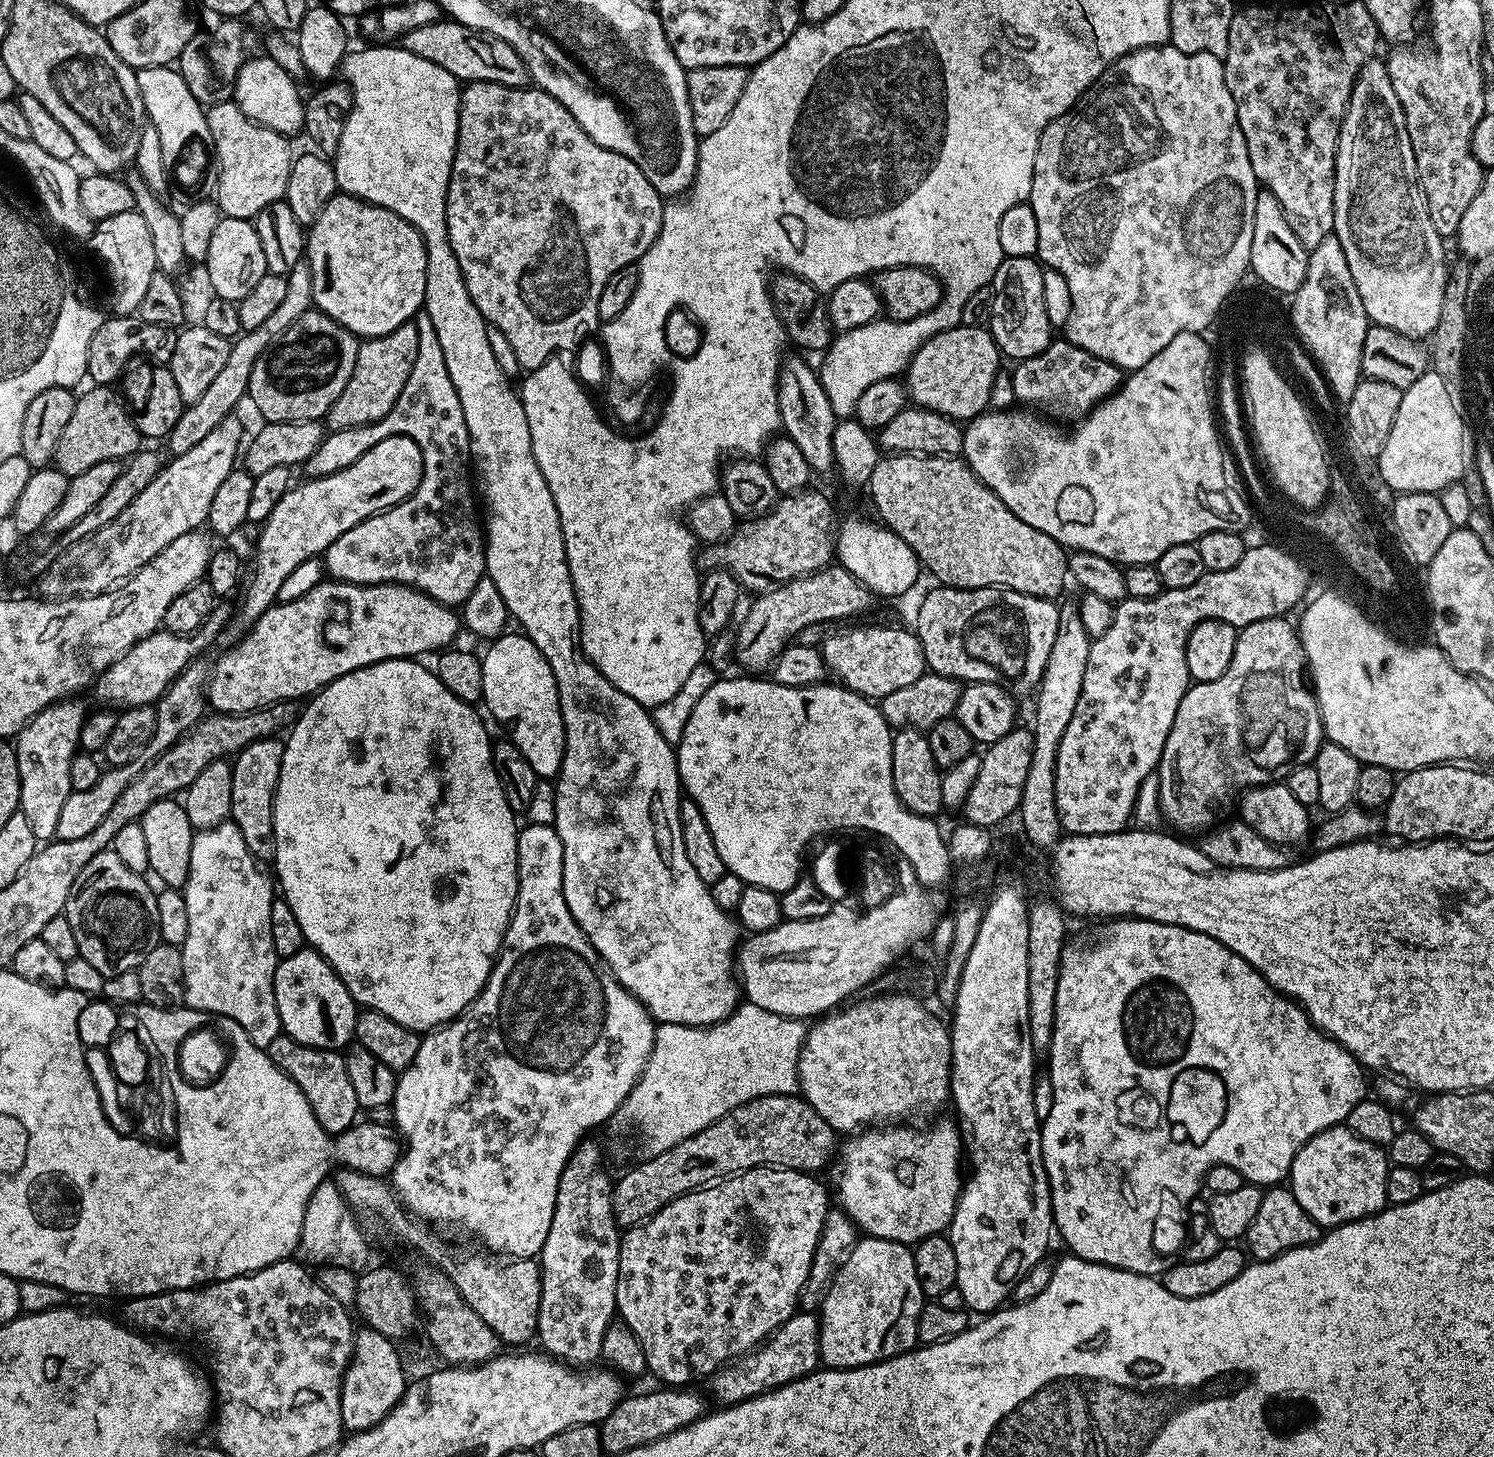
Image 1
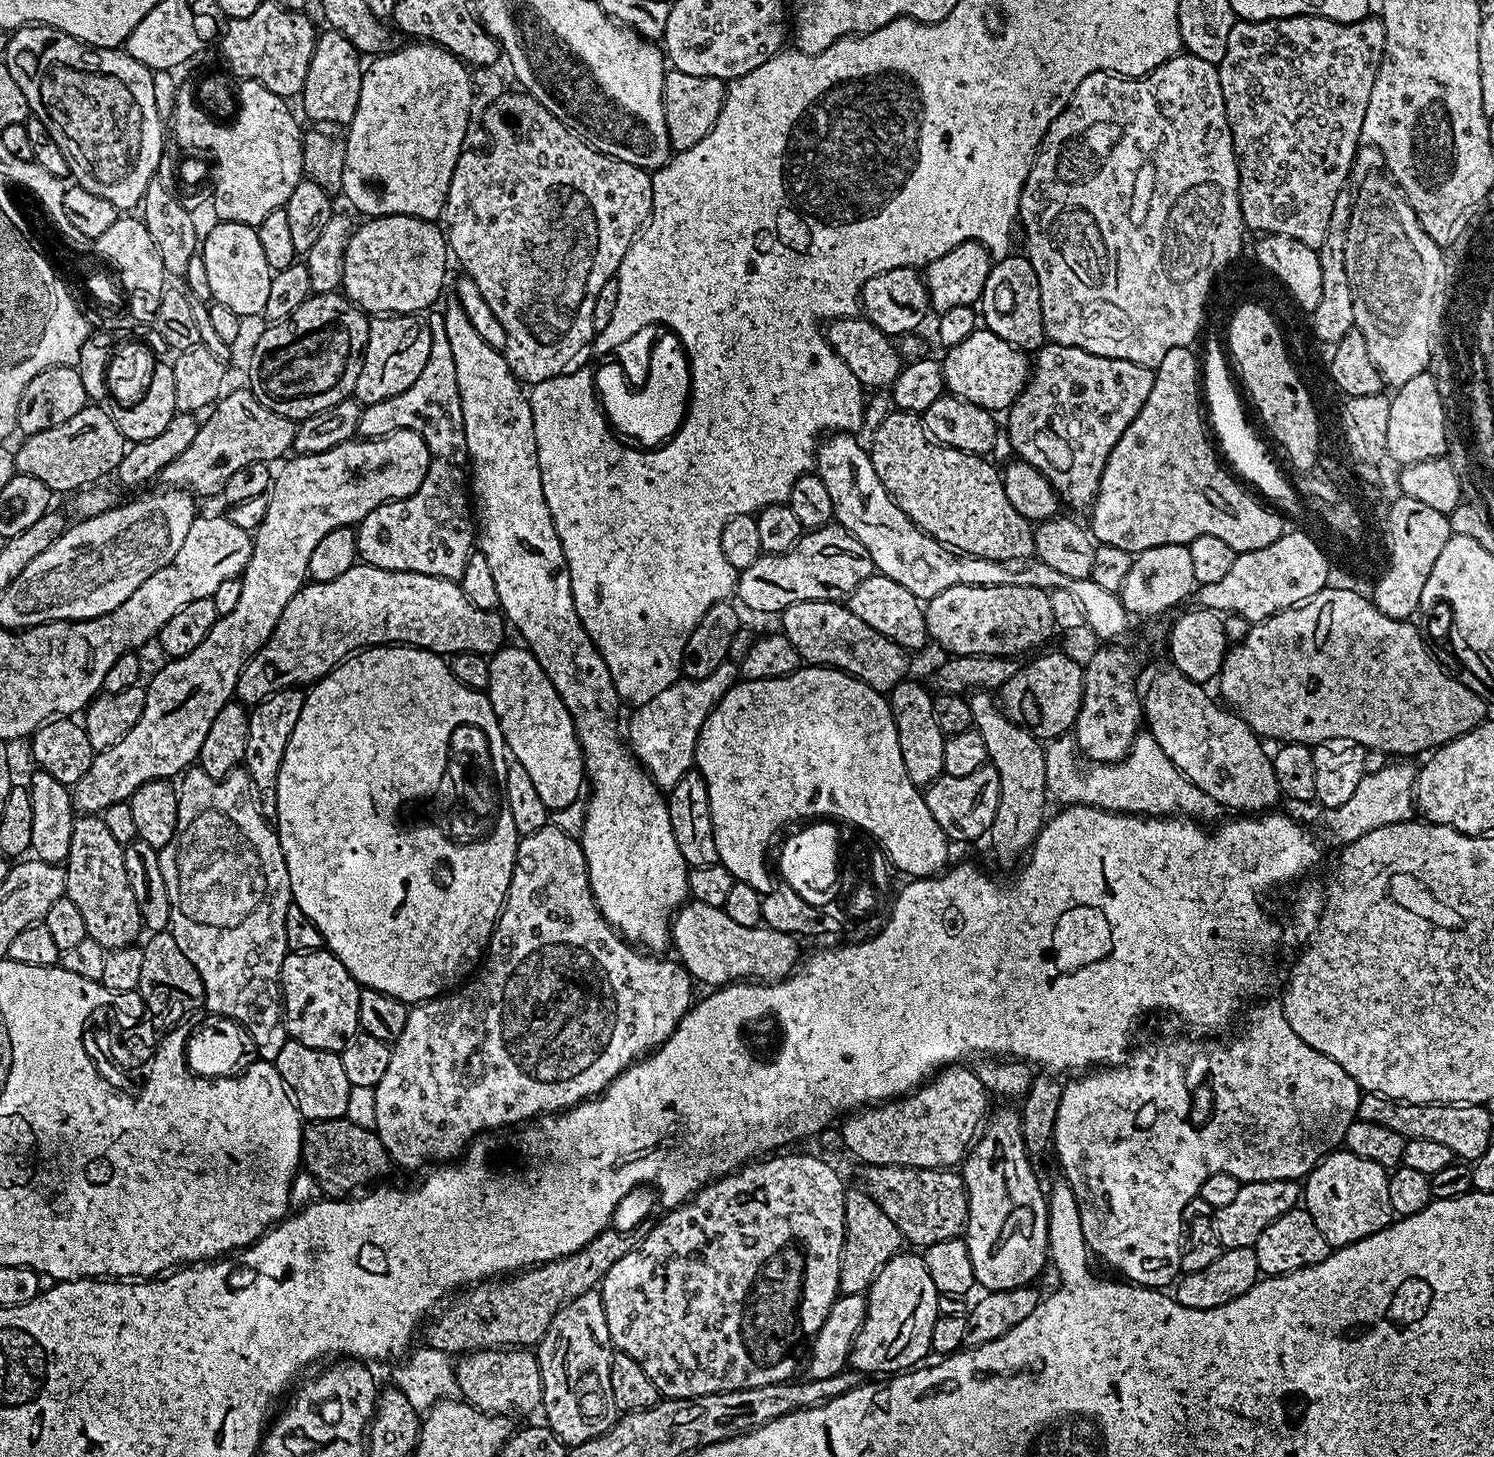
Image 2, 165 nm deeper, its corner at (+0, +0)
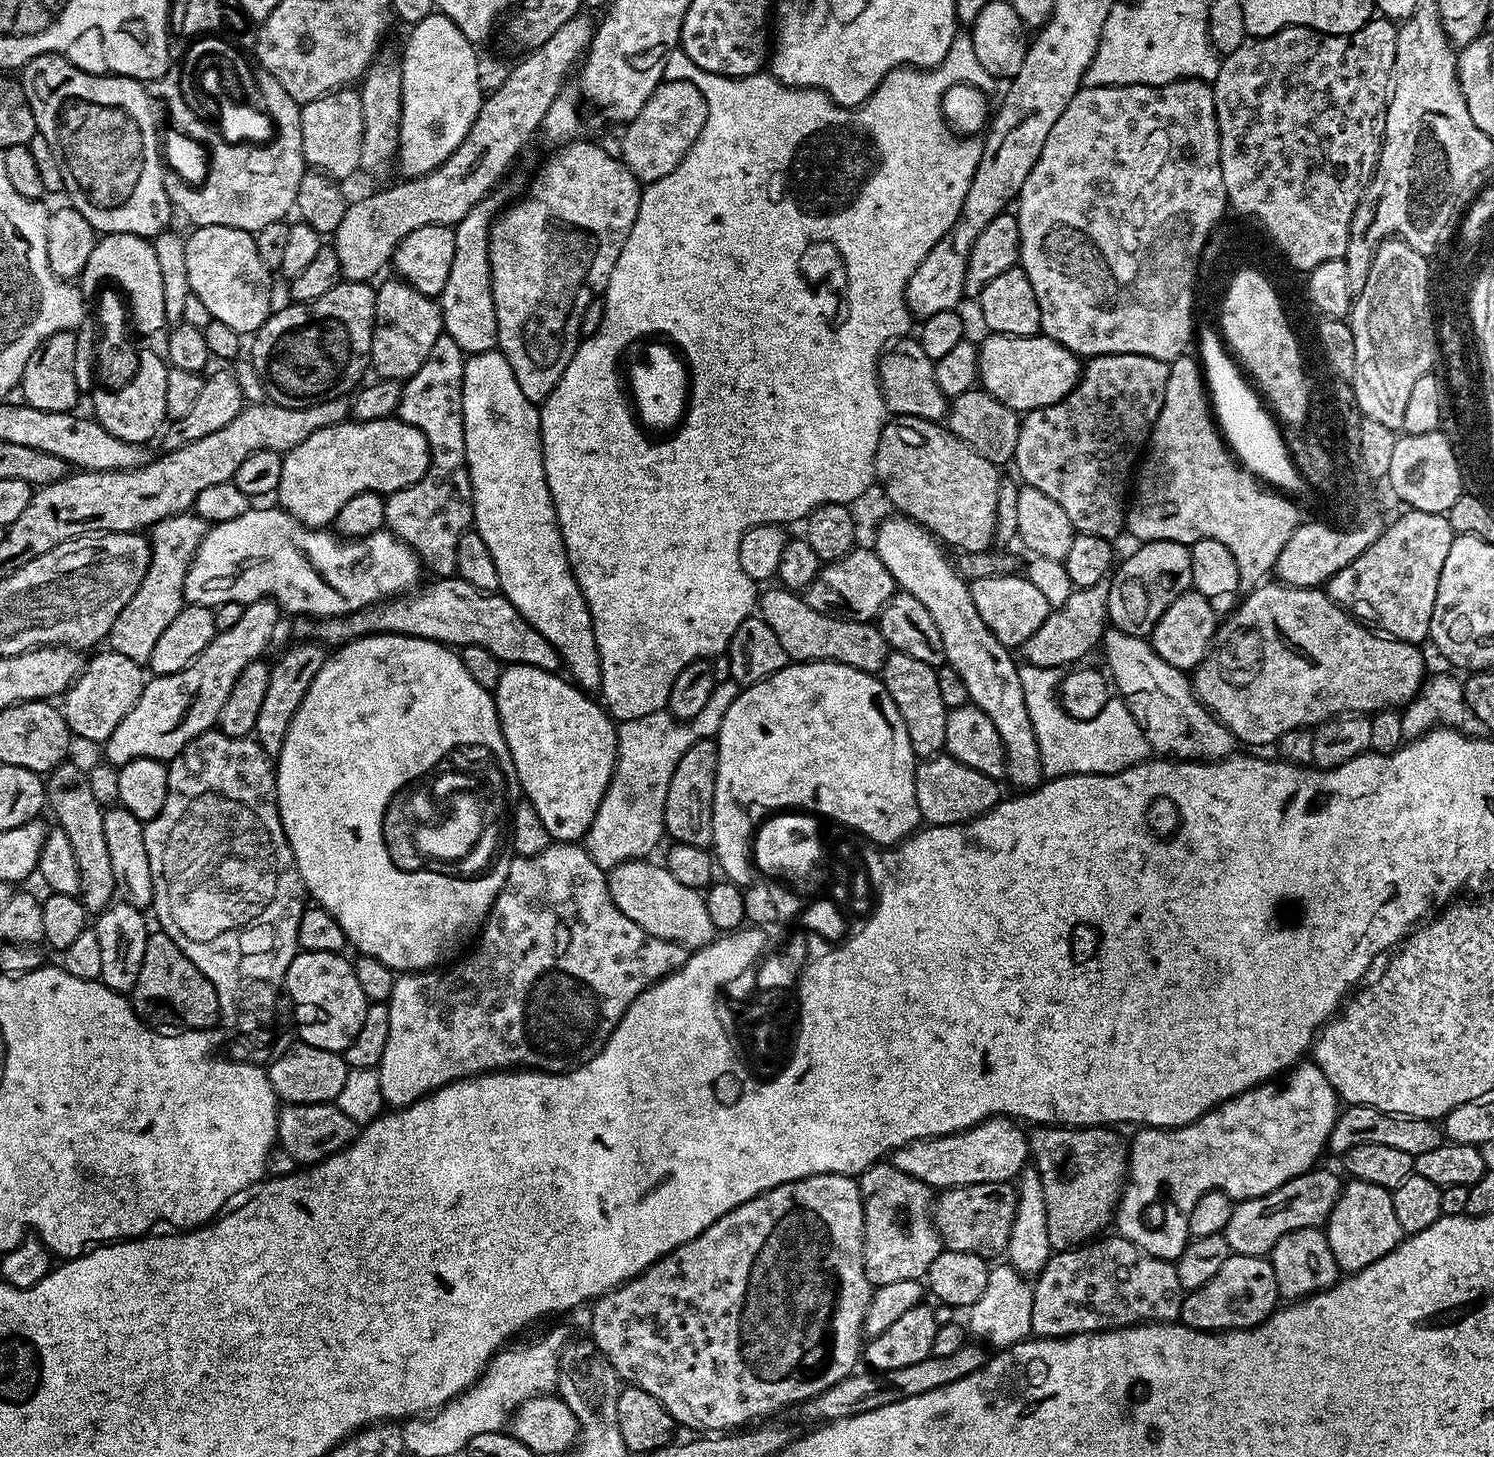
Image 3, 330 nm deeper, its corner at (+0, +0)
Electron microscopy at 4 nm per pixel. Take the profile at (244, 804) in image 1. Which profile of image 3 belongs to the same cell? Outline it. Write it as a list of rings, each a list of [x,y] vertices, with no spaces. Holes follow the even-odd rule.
[[[296,642],[278,660],[271,661],[270,686],[266,686],[266,698],[262,701],[254,733],[254,738],[269,758],[279,757],[290,722],[294,722],[294,714],[302,706],[302,698],[306,698],[306,690],[310,690],[310,682],[314,682],[328,657],[325,645],[319,642]]]

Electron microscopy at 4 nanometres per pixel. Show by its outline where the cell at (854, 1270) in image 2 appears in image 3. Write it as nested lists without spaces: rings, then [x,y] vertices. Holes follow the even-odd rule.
[[[891,1162],[871,1164],[858,1177],[864,1198],[864,1269],[874,1286],[927,1277],[930,1262],[942,1251],[930,1209],[934,1192],[918,1178],[902,1174]]]

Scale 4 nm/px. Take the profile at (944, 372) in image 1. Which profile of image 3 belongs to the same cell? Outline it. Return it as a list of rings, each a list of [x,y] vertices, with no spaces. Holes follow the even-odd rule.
[[[1001,332],[985,335],[984,341],[979,341],[976,349],[976,375],[979,387],[989,392],[998,402],[1010,406],[1017,414],[1033,412],[1046,406],[1054,406],[1080,381],[1082,371],[1081,357],[1071,352],[1066,346],[1054,342],[1048,336],[1037,334],[1034,336],[1007,336]]]

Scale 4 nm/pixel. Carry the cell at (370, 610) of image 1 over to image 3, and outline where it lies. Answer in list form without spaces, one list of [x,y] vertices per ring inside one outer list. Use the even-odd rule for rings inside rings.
[[[436,578],[433,581],[432,588],[424,586],[411,594],[393,596],[391,600],[371,604],[349,616],[297,619],[296,632],[300,635],[297,637],[304,642],[343,646],[360,636],[417,636],[457,649],[482,646],[482,650],[490,650],[490,654],[505,665],[525,664],[547,672],[561,671],[558,650],[554,650],[554,646],[550,646],[550,642],[546,642],[546,638],[542,638],[542,634],[538,634],[538,630],[534,630],[534,626],[530,626],[530,622],[526,622],[526,618],[522,618],[500,592],[480,592],[470,586],[470,582],[459,578]]]

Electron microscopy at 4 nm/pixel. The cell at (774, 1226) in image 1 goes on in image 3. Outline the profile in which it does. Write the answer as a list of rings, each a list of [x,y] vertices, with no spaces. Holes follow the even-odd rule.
[[[814,1174],[810,1178],[798,1178],[794,1182],[774,1186],[762,1195],[750,1198],[750,1202],[742,1202],[742,1206],[722,1214],[718,1222],[706,1226],[698,1238],[690,1238],[690,1242],[678,1246],[661,1260],[655,1260],[645,1272],[619,1284],[613,1292],[596,1297],[591,1305],[590,1338],[596,1344],[596,1351],[604,1355],[610,1366],[614,1366],[621,1381],[646,1390],[646,1394],[654,1394],[679,1427],[681,1424],[684,1428],[697,1428],[700,1434],[724,1434],[763,1421],[779,1408],[791,1409],[822,1394],[822,1390],[830,1390],[830,1386],[857,1371],[862,1360],[864,1319],[873,1291],[874,1285],[866,1278],[864,1269],[864,1198],[860,1194],[859,1183],[853,1177],[842,1174]]]

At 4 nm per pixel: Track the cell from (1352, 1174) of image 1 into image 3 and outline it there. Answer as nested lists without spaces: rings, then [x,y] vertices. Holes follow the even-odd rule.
[[[1349,1179],[1340,1189],[1340,1197],[1326,1225],[1326,1235],[1336,1267],[1344,1274],[1366,1270],[1366,1266],[1390,1254],[1390,1250],[1397,1248],[1406,1236],[1394,1215],[1391,1191],[1382,1186],[1374,1186],[1374,1182],[1353,1179]]]

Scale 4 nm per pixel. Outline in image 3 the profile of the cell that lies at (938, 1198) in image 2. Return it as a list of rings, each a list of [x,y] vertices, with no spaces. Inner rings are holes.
[[[982,1182],[981,1184],[971,1184],[970,1186],[958,1186],[957,1188],[945,1188],[935,1197],[934,1207],[931,1209],[932,1222],[940,1238],[943,1247],[947,1250],[958,1250],[959,1252],[973,1252],[985,1258],[993,1258],[1005,1251],[1008,1247],[1008,1239],[1011,1236],[1011,1227],[1014,1226],[1016,1212],[1016,1190],[1011,1183],[999,1184],[998,1182]]]

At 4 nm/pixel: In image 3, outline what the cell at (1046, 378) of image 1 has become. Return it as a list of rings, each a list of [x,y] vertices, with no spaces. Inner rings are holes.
[[[1142,354],[1093,356],[1083,365],[1080,381],[1066,398],[1054,402],[1054,406],[1023,413],[1014,457],[1016,472],[1027,487],[1042,490],[1046,498],[1054,498],[1054,502],[1066,510],[1077,532],[1115,541],[1116,535],[1125,531],[1130,481],[1166,398],[1166,378],[1170,378],[1168,366],[1169,361]]]

